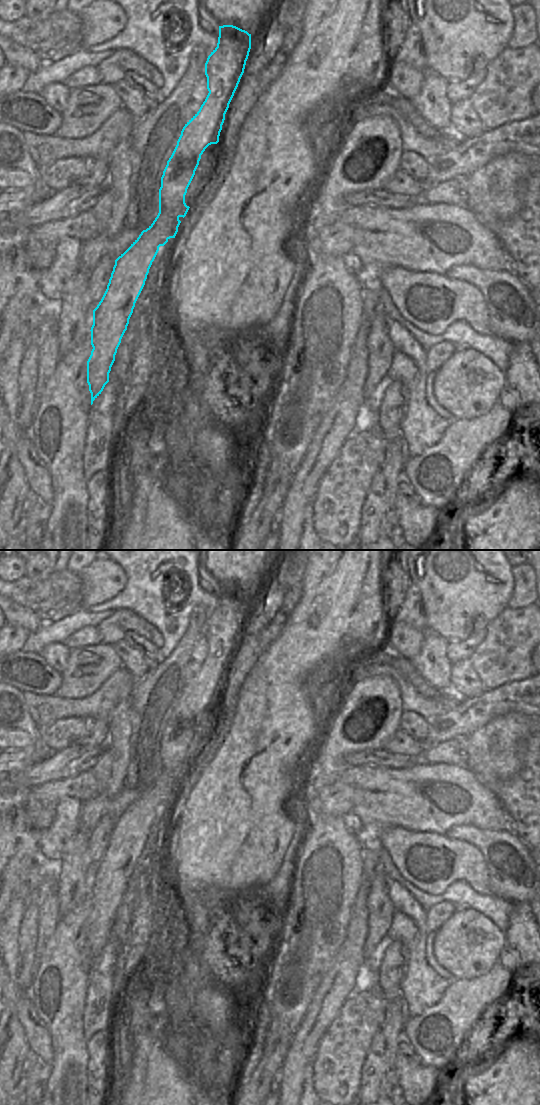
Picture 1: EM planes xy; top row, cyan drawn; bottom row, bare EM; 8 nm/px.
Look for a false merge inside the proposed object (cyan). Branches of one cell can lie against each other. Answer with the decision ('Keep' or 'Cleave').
Cleave.

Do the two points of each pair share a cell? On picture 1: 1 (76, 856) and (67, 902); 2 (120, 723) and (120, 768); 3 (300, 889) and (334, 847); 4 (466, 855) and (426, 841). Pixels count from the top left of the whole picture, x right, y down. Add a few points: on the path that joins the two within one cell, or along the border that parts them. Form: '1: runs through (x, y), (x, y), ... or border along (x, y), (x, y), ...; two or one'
1: runs through (75, 867), (75, 881), (69, 891); one
2: runs through (120, 734), (120, 757); one
3: runs through (310, 879), (331, 857); one
4: runs through (456, 855), (446, 855), (436, 847); one

